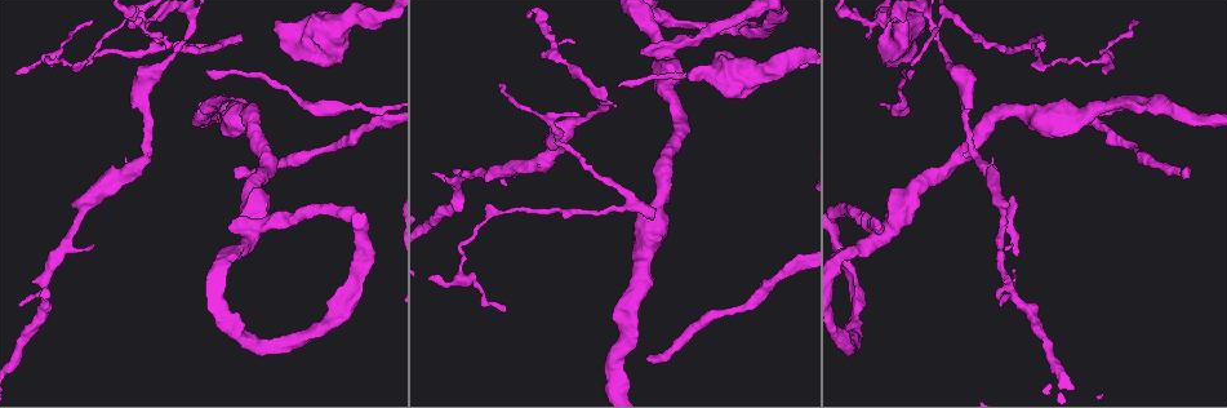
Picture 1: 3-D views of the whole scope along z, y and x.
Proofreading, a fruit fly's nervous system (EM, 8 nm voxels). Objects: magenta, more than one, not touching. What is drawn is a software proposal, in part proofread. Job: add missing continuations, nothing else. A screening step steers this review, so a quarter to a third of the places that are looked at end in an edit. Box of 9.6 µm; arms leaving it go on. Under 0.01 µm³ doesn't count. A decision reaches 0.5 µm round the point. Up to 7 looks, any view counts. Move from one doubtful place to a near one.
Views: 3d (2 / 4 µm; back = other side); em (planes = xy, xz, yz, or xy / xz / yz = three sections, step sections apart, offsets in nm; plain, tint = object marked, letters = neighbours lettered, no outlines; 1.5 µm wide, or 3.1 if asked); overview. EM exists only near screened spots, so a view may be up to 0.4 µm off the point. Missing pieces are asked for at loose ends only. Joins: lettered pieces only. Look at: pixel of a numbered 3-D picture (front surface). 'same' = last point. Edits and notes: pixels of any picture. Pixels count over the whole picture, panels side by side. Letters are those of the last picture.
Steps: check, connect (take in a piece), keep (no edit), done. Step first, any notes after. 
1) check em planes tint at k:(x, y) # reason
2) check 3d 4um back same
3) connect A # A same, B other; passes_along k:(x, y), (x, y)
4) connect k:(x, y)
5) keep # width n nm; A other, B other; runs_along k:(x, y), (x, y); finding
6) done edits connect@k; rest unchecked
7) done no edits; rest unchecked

check 3d 4um at 1:(654, 214) # branch stops here

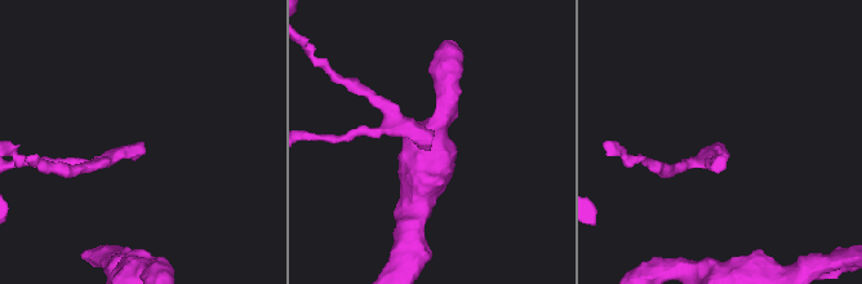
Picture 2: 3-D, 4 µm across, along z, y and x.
check em xy step 4 tint at 2:(716, 142)

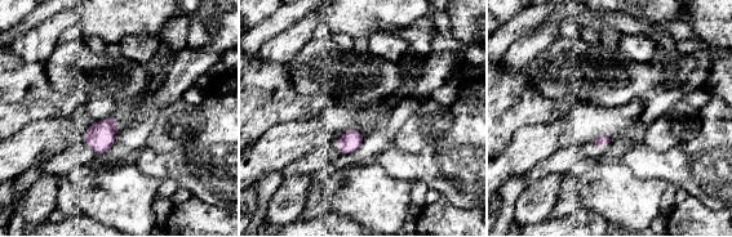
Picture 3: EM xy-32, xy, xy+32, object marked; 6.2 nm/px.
check em planes letters same # another direction

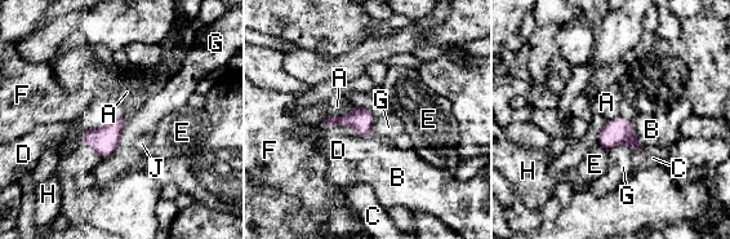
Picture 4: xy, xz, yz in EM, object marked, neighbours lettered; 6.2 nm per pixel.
connect C # A other, B other, C same, D other, E other, F other, G other, H other, J other; it goes on there

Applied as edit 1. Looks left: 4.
check overview # see it whole again

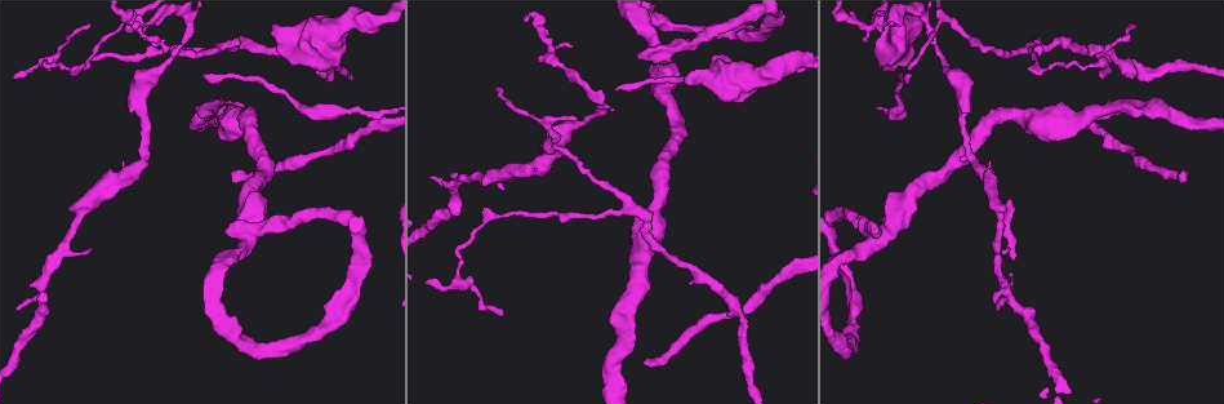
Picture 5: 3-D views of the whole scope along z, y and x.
check em yz step 8 tint at 5:(909, 75) # thin end

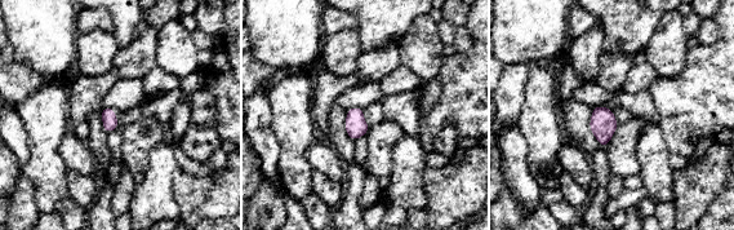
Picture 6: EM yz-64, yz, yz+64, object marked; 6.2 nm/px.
check em xy step 8 letters same # another direction

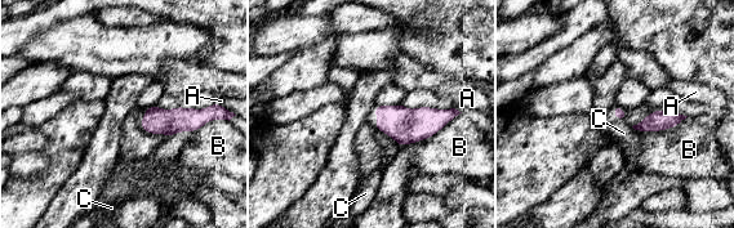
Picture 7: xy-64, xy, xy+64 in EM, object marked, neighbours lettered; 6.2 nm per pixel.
keep # longest_contact B 340 nm; A other, B other, C other; border 7:(378, 129), (400, 146); none of them fits

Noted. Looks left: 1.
done edits connect@4; rest unchecked

